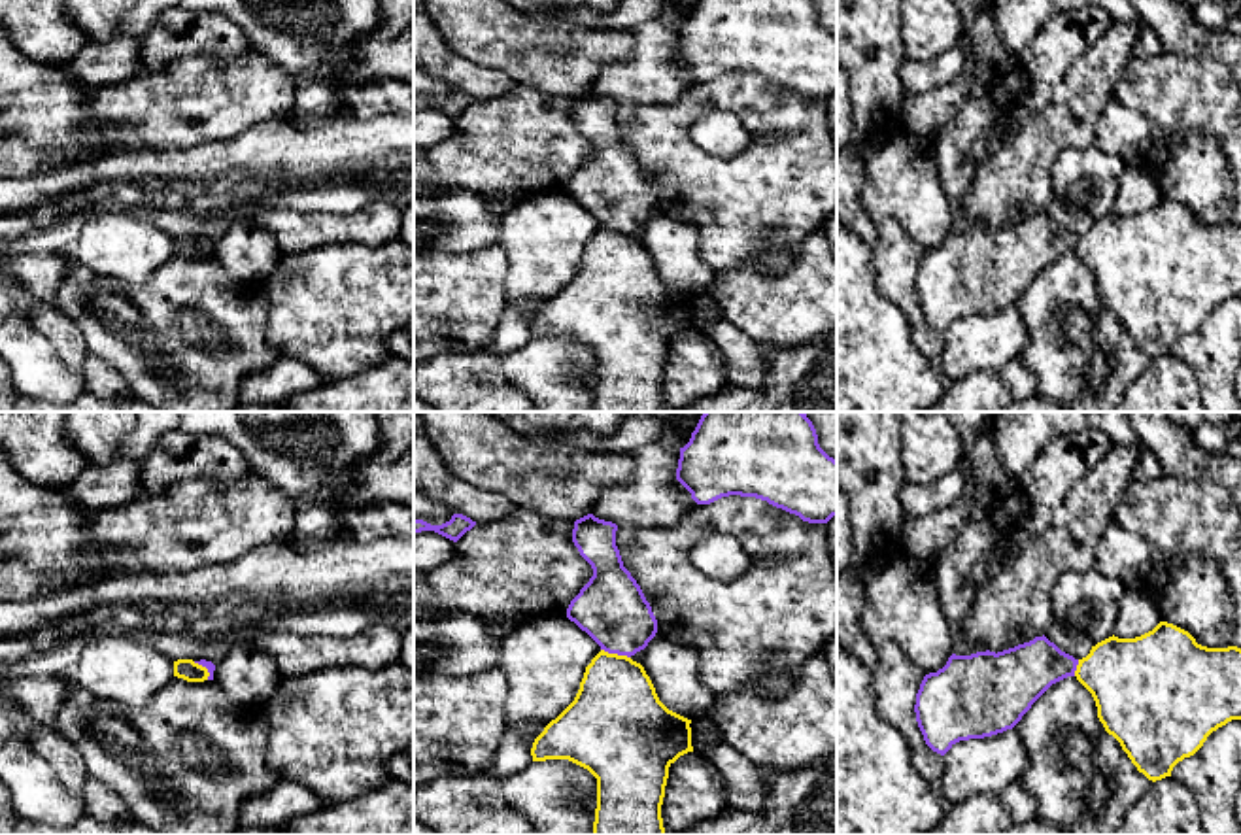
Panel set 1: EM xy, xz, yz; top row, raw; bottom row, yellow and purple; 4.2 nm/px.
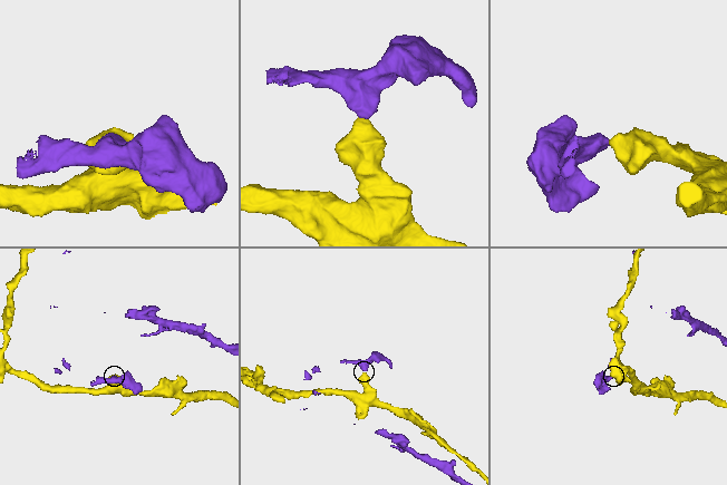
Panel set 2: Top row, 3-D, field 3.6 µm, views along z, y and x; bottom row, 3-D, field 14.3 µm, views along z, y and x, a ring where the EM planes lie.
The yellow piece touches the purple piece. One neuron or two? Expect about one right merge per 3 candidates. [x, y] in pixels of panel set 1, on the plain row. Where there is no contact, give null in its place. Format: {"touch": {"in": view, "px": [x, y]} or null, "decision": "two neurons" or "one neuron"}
{"touch": {"in": "xz", "px": [616, 231]}, "decision": "two neurons"}

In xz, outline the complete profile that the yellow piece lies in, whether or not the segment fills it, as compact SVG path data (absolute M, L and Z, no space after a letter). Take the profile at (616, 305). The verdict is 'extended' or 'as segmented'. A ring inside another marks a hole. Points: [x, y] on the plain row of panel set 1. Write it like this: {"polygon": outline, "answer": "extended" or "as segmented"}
{"polygon": "M601 227L586 244L574 278L535 315L531 332L569 336L597 355L593 412L667 412L661 382L669 344L693 329L689 300L659 278L640 240Z", "answer": "as segmented"}

